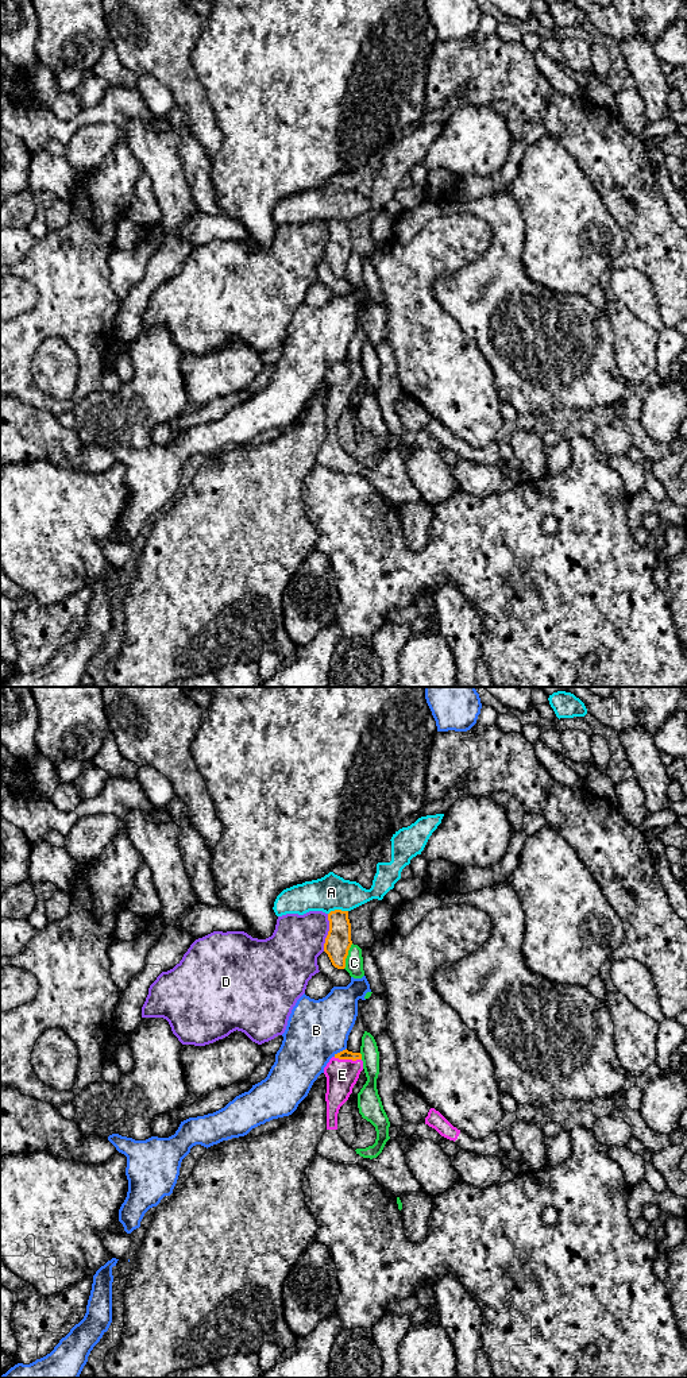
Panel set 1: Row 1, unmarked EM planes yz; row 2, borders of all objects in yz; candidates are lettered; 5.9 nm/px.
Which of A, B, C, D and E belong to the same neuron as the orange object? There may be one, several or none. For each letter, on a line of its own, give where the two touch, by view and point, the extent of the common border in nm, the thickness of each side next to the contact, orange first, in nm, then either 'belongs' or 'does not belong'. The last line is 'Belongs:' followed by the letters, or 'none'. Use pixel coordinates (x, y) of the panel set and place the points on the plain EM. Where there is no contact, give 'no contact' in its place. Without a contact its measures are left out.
A: contact yz (338, 219); length 120 nm; calibres 160 and 220 nm; does not belong
B: contact yz (340, 361); length 90 nm; calibres 60 and 360 nm; does not belong
C: contact yz (347, 263); length 160 nm; calibres 160 and 110 nm; does not belong
D: contact yz (328, 242); length 220 nm; calibres 160 and 320 nm; does not belong
E: contact yz (347, 367); length 170 nm; calibres 60 and 190 nm; belongs
Belongs: E

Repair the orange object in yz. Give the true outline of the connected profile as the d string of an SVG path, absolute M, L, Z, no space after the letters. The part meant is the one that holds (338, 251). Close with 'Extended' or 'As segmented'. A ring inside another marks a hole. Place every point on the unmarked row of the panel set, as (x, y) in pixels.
M335 219L328 223L329 240L325 247L324 260L328 263L332 274L337 278L346 277L346 267L352 254L351 232L348 220Z. As segmented

